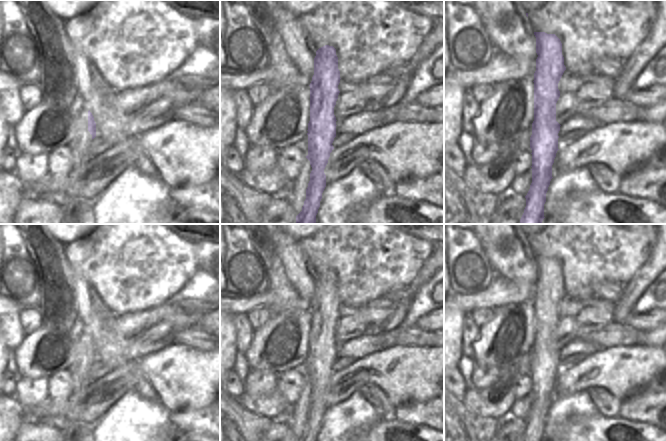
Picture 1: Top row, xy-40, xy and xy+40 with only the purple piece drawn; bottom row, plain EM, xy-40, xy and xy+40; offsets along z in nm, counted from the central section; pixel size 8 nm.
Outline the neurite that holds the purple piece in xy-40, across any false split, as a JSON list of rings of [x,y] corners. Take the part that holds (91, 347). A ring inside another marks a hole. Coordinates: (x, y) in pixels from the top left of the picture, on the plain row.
[[[90,334],[88,335],[88,355],[92,359],[92,363],[96,361],[96,347]]]

